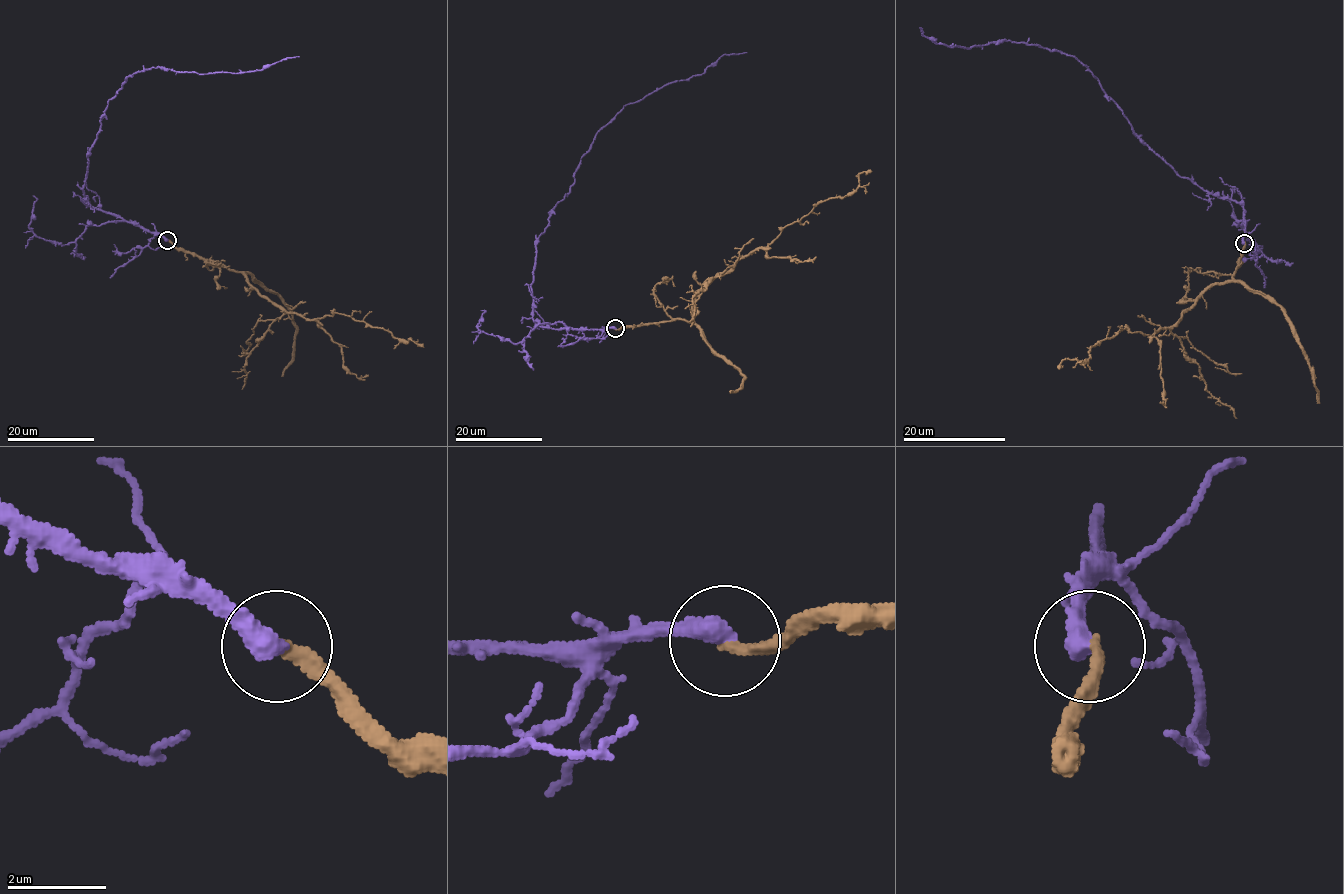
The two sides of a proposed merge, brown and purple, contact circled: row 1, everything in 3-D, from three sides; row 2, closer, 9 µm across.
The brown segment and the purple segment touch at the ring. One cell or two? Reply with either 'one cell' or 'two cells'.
one cell

